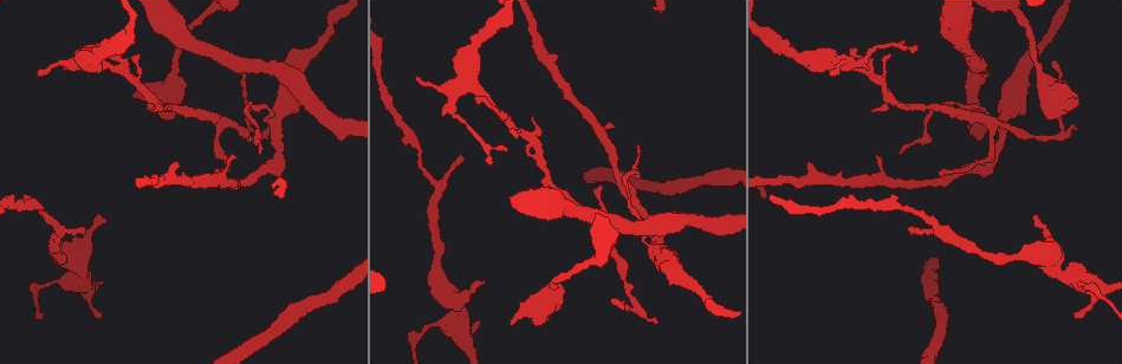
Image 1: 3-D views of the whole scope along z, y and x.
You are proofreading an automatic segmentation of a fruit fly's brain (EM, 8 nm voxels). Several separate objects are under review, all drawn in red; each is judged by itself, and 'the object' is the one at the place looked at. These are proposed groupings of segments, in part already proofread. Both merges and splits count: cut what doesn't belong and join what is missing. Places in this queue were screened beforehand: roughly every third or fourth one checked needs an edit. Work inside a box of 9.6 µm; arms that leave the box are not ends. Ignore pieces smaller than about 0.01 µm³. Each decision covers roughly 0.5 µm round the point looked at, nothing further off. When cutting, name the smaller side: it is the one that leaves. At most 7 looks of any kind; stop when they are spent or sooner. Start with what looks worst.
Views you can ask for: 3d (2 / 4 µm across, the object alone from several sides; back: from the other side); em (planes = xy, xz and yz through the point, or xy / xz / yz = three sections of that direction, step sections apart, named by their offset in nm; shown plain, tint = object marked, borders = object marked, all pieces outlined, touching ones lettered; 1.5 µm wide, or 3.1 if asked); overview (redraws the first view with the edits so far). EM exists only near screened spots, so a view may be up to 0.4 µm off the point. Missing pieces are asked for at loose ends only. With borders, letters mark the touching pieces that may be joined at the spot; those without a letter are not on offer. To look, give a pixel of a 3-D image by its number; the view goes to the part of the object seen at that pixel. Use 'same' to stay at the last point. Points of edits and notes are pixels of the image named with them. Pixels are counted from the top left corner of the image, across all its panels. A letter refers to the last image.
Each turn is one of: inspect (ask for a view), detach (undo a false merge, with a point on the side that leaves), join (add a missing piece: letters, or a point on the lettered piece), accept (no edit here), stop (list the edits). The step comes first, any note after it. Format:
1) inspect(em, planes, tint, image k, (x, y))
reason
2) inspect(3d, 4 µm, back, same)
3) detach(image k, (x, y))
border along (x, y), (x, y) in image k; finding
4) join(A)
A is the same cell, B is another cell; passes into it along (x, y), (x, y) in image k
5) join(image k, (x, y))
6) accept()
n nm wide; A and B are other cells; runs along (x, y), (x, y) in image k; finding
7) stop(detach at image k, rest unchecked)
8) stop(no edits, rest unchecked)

inspect(3d, 2 µm, image 1, (1076, 96))
thick end

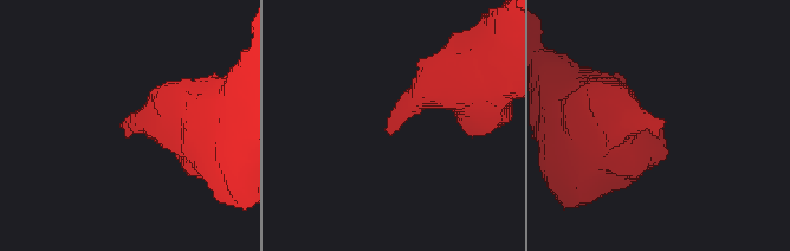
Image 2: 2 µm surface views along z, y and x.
inspect(em, planes, borders, image 2, (125, 135))

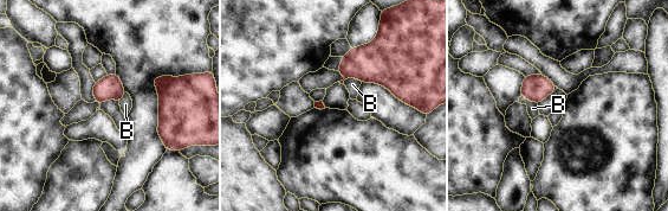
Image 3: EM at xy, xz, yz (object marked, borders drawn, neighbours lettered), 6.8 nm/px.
accept()
B is another cell; border along (337, 71), (361, 83) in image 3; none of them fits

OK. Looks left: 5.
inspect(3d, 4 µm, image 1, (260, 154))
thin end

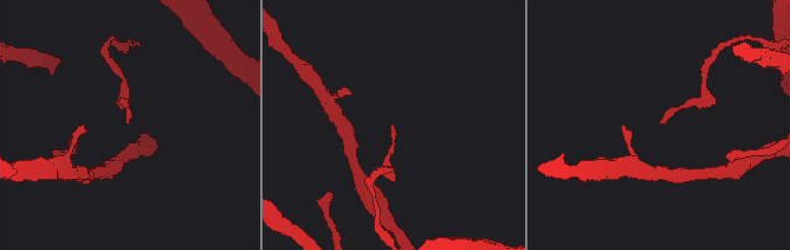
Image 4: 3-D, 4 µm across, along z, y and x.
inspect(em, xz, step 8, borders, image 4, (391, 124))

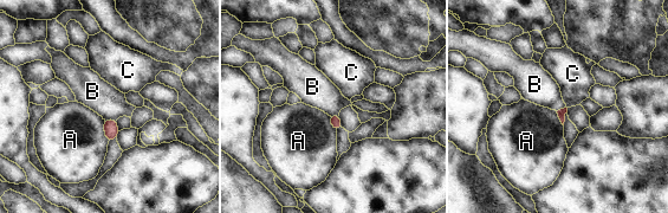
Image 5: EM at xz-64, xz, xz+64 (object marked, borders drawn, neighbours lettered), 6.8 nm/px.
accept()
A touches over 170 nm; A, B and C are other cells; border along (104, 118), (116, 120) in image 5; none of them fits

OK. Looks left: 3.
inspect(em, xy, step 8, tint, image 1, (492, 161))
thin end

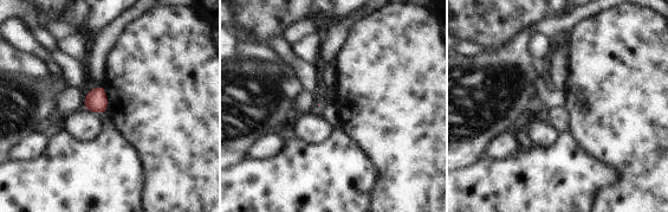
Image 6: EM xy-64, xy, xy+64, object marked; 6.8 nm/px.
inspect(em, planes, borders, same)
another direction

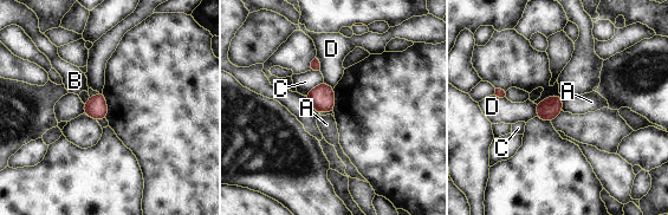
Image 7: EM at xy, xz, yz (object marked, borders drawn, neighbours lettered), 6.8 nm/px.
accept()
150 nm wide; A, B, C and D are other cells; border along (562, 99), (563, 110) in image 7; none of them fits

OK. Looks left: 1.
stop(no edits, rest unchecked)

